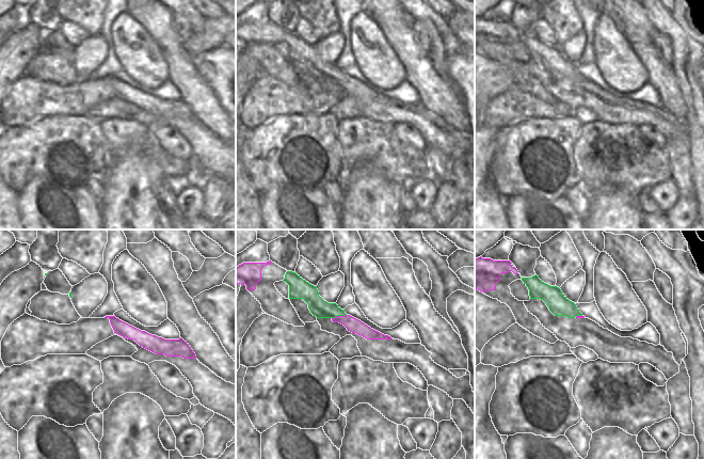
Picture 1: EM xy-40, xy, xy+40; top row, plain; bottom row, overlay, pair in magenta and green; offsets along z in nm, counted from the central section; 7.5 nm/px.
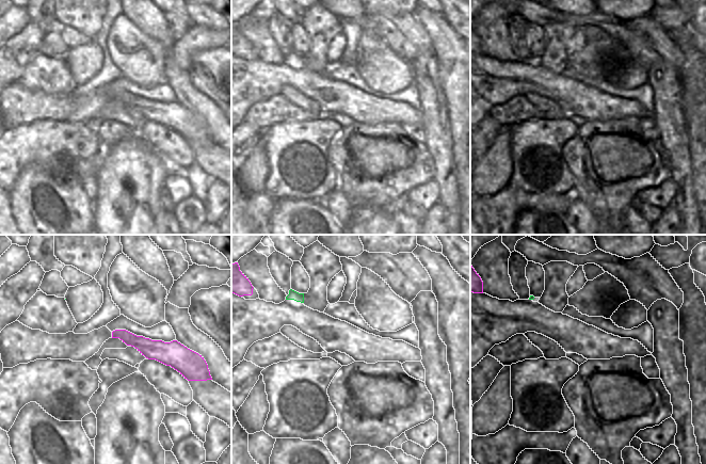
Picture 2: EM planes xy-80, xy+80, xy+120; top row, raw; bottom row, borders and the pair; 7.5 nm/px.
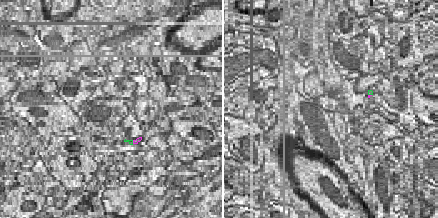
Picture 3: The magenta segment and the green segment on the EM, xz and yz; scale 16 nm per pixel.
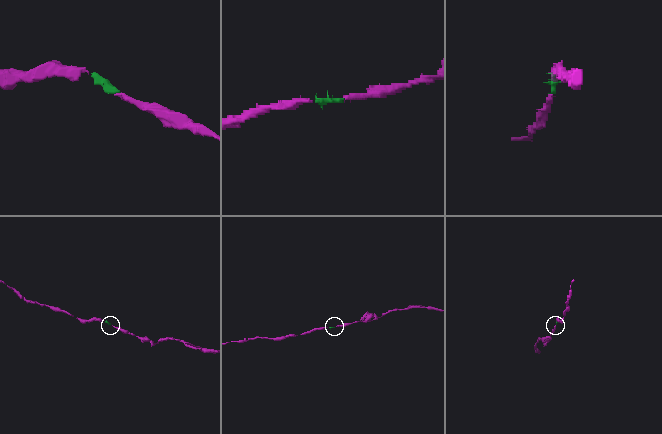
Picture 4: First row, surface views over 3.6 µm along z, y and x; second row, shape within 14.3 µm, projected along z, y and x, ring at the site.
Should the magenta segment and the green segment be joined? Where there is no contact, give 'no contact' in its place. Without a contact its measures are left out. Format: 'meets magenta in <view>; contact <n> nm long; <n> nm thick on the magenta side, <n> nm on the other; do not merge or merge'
meets magenta in xy; contact 120 nm long; 110 nm thick on the magenta side, 140 nm on the other; do not merge

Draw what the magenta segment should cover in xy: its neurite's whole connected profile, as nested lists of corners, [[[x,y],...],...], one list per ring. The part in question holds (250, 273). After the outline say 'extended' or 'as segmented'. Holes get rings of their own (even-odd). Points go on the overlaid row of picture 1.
[[[243,263],[236,268],[236,284],[245,284],[246,289],[255,290],[258,282],[261,281],[261,268],[271,265],[267,263]]]; as segmented

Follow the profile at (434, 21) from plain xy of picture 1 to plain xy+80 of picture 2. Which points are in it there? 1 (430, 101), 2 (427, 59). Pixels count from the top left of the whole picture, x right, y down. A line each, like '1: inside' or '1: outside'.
1: outside
2: outside

